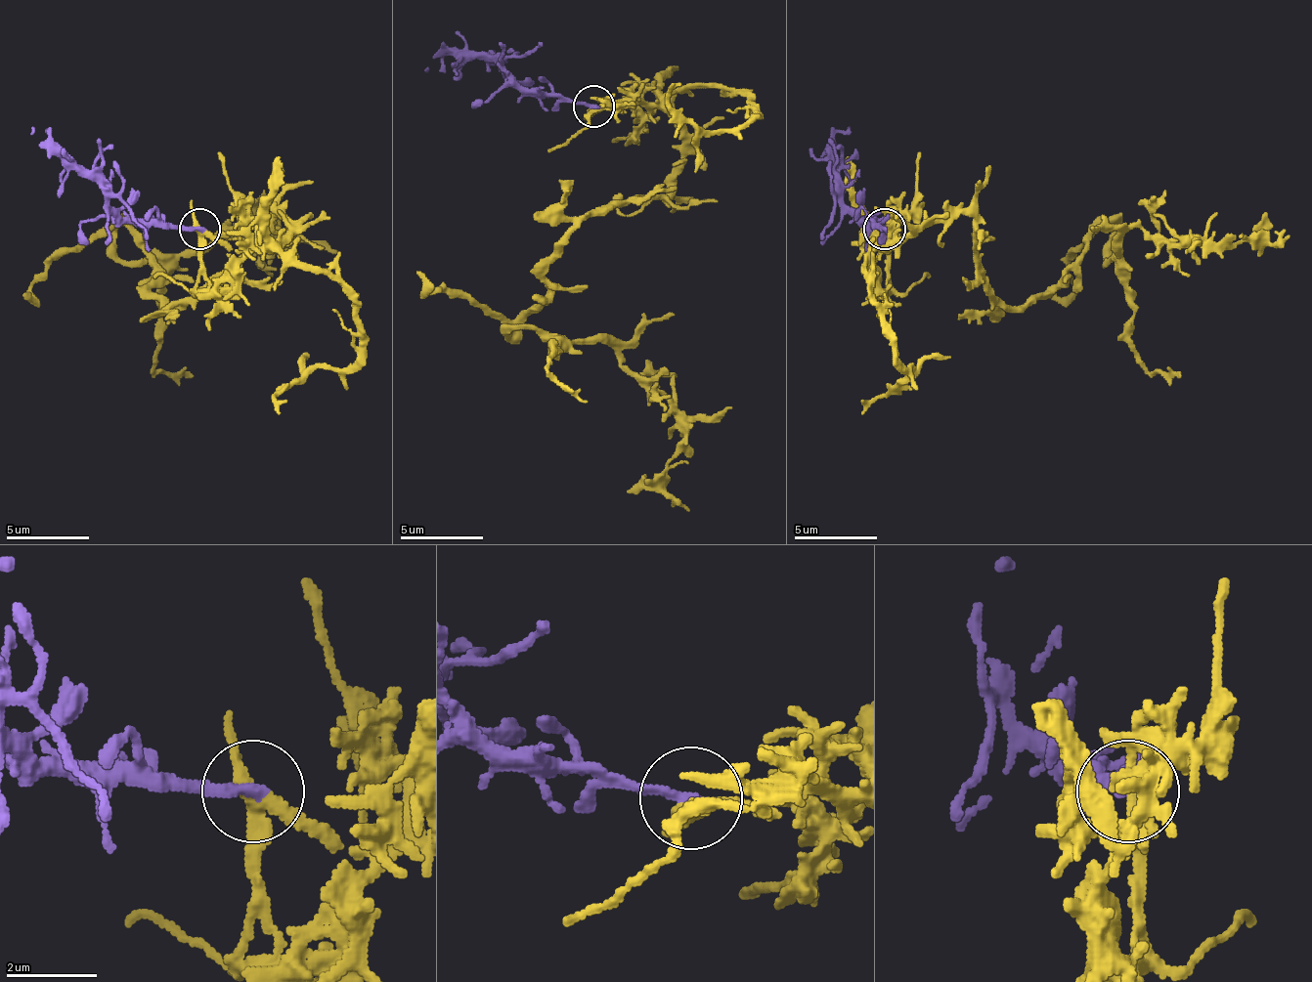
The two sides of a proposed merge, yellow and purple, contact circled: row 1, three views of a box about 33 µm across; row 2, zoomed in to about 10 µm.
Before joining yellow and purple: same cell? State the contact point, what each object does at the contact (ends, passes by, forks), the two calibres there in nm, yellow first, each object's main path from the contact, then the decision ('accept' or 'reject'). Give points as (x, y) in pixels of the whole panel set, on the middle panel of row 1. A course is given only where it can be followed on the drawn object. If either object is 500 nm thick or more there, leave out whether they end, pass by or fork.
place (593, 106); yellow forks; purple ends; calibres 280 and 260 nm; course yellow (594, 109), (665, 113), (674, 192), (603, 204), (508, 332), (603, 340), (640, 373), (689, 510); course purple (594, 105), (529, 93), (487, 56), (446, 56), (438, 72), (425, 72); reject

